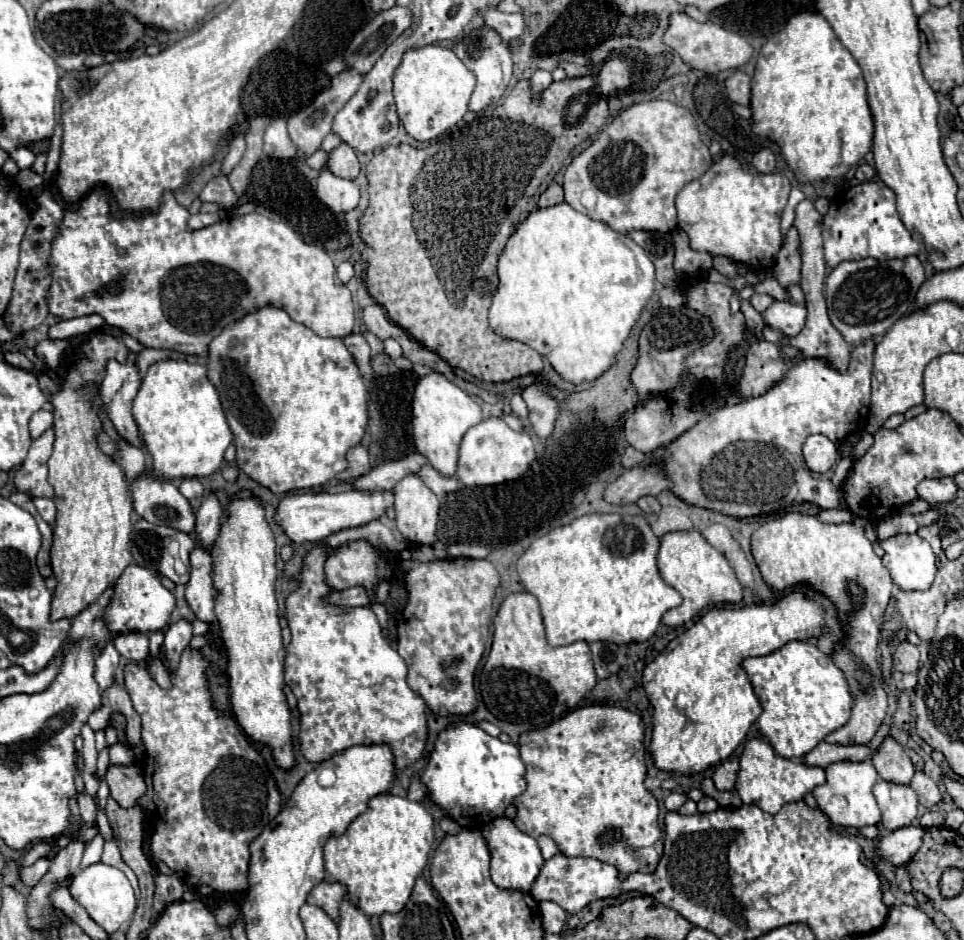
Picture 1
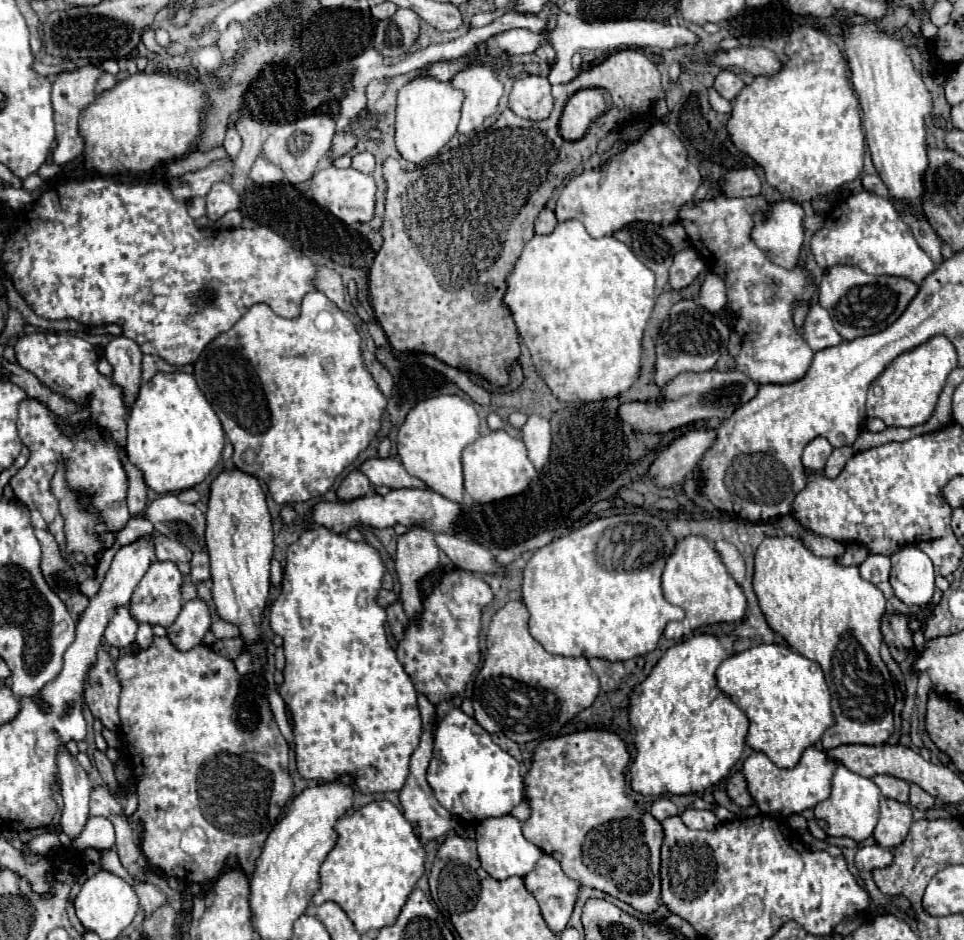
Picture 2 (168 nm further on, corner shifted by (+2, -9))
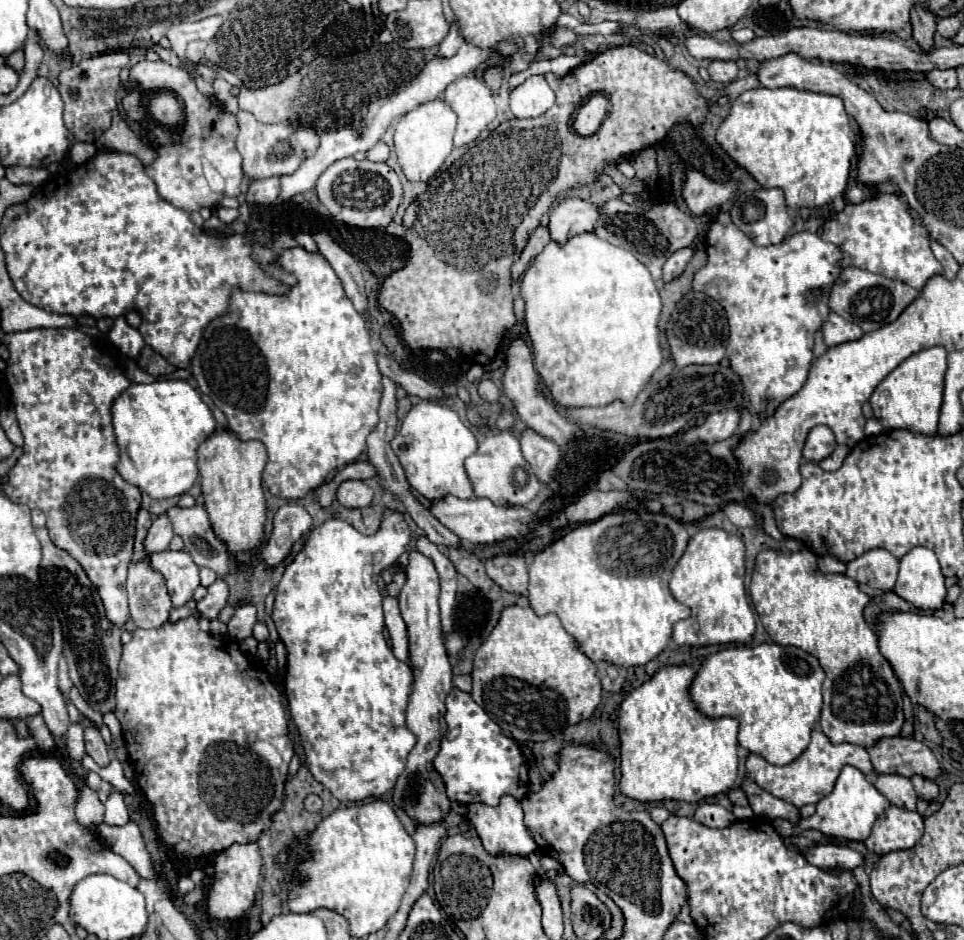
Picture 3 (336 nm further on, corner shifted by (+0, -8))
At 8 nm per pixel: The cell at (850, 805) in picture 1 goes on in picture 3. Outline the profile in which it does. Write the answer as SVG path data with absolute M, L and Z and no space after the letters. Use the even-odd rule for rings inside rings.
M847 765L841 769L837 783L833 787L833 791L829 795L825 795L819 803L817 803L817 811L815 815L811 815L809 819L801 819L797 823L797 827L801 829L817 829L825 835L833 835L839 839L847 839L847 841L865 841L871 833L871 827L875 823L875 819L889 807L887 799L867 781L867 777Z

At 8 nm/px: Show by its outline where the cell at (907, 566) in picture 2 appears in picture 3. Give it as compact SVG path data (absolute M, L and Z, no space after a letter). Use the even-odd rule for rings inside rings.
M913 547L901 559L899 577L893 591L917 609L941 609L947 597L947 587L937 555L927 547Z

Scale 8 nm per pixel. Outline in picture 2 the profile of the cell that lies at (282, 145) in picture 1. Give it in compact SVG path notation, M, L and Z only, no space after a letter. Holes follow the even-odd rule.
M259 156L251 168L251 178L255 184L275 184L283 180L283 170L279 170L279 166Z

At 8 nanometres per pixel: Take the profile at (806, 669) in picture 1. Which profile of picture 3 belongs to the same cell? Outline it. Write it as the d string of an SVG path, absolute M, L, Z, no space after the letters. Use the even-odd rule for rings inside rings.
M763 643L757 647L731 647L721 649L713 655L707 655L699 665L695 679L689 685L691 701L697 705L697 711L705 717L733 717L739 721L739 745L749 753L761 755L771 765L787 765L797 759L809 745L809 735L821 713L821 685L825 673L819 661L797 649L783 647L777 643Z

